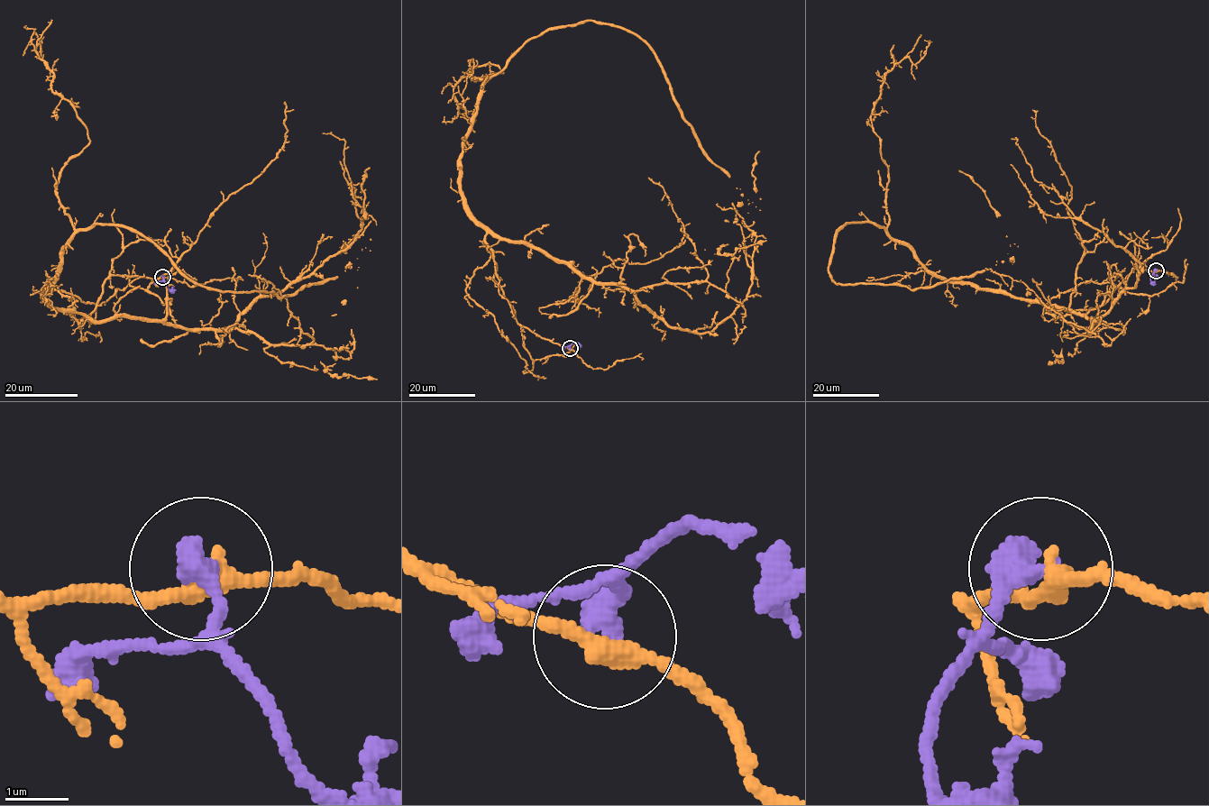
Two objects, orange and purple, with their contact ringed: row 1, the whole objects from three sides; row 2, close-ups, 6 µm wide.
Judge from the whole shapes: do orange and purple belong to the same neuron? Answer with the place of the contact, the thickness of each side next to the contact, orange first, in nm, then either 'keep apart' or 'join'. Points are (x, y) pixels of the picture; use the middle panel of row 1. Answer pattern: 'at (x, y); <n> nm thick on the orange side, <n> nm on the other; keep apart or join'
at (570, 348); 300 nm thick on the orange side, 440 nm on the other; keep apart

